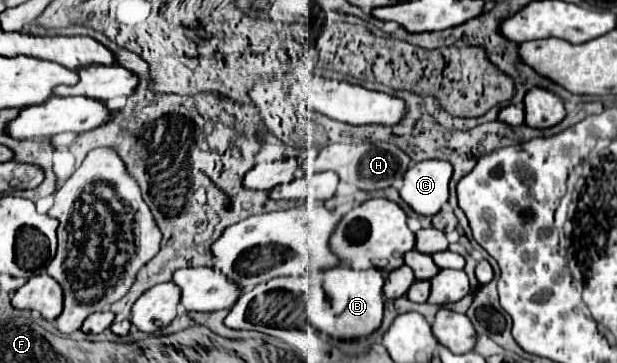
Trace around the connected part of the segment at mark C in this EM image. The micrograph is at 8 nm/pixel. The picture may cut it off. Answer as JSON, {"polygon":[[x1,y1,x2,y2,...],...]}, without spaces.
{"polygon":[[447,160,417,162,407,170,399,194,415,212,433,216,449,200,451,174,453,166]]}

